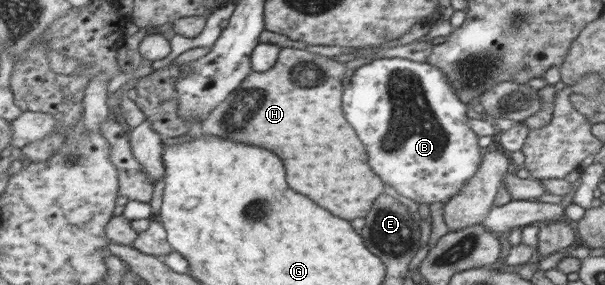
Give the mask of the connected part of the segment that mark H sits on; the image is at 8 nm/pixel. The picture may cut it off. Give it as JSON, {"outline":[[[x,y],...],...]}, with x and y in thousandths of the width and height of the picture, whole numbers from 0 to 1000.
{"outline":[[[464,165],[460,207],[448,242],[413,253],[413,263],[403,274],[397,302],[383,319],[372,354],[336,418],[329,463],[450,523],[469,565],[473,628],[486,670],[509,684],[529,726],[549,740],[555,761],[565,761],[572,775],[579,779],[592,761],[603,765],[618,698],[635,677],[635,642],[628,642],[630,628],[608,586],[602,509],[595,502],[588,460],[572,432],[565,404],[562,347],[565,347],[565,319],[570,319],[572,246],[572,225],[555,207],[549,211],[506,172]]]}

